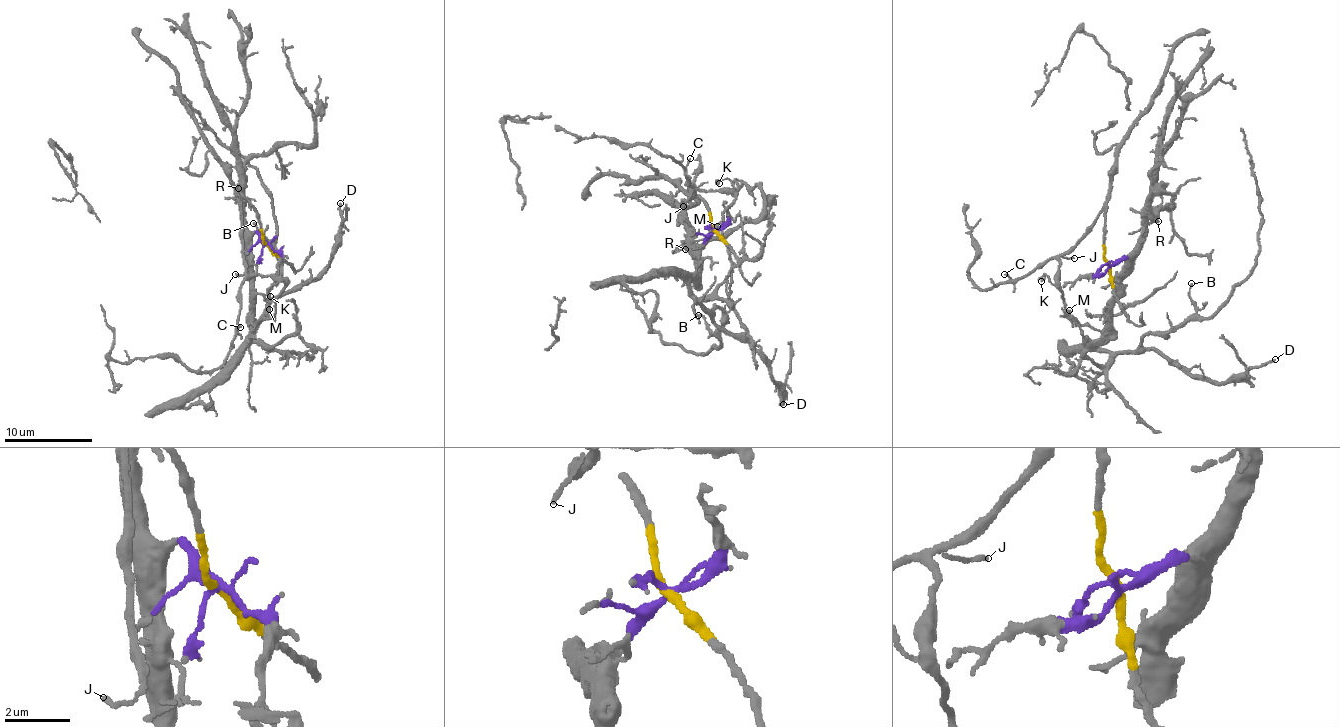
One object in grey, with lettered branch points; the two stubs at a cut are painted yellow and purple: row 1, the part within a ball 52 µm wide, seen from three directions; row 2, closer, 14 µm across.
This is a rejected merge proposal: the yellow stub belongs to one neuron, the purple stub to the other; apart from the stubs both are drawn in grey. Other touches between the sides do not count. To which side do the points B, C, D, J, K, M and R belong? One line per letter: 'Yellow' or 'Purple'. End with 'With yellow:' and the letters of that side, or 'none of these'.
B: Purple
C: Yellow
D: Purple
J: Yellow
K: Yellow
M: Purple
R: Purple
With yellow: C, J, K

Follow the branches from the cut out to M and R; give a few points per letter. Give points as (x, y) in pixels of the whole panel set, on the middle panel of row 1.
M: (714, 229), (701, 247), (697, 274), (699, 253), (717, 226)
R: (714, 229), (696, 245), (692, 246), (693, 235), (686, 237), (686, 250)

